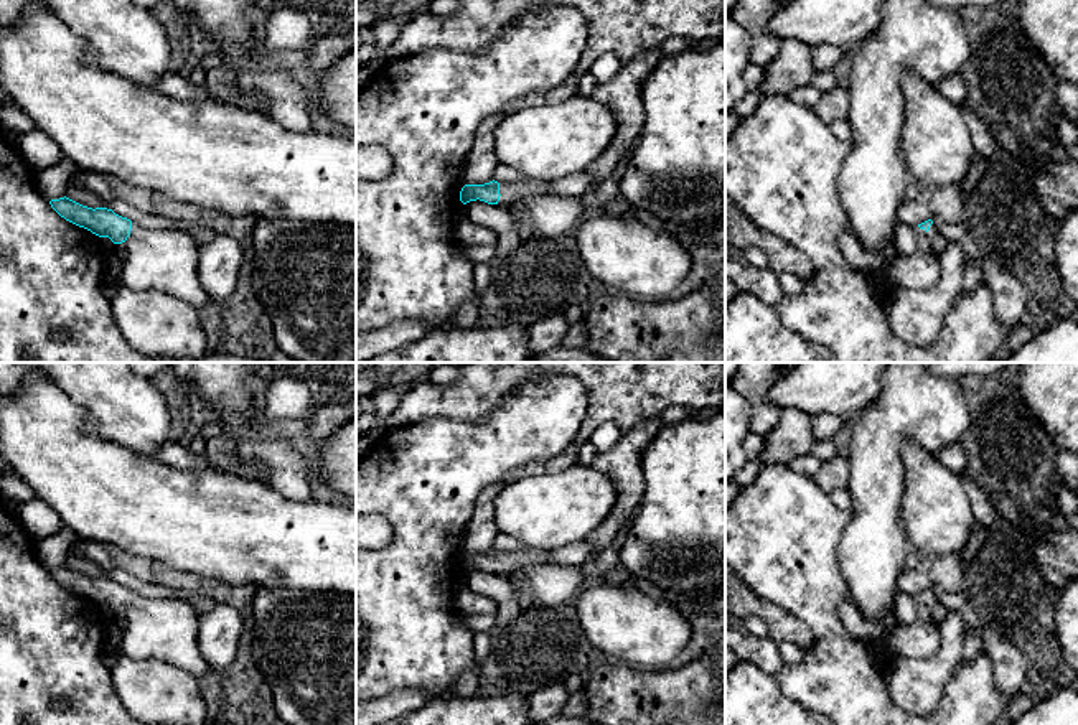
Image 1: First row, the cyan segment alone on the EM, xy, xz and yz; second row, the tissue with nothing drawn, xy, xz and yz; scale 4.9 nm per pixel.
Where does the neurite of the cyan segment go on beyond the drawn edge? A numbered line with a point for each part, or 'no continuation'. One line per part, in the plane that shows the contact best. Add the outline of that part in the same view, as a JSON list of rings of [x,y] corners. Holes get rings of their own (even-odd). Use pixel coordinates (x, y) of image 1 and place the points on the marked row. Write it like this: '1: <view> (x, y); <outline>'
1: xy (157, 259); [[[132,222],[130,236],[122,246],[127,255],[120,260],[119,280],[132,290],[157,290],[173,295],[198,311],[211,302],[198,278],[198,244],[180,229],[152,229]]]

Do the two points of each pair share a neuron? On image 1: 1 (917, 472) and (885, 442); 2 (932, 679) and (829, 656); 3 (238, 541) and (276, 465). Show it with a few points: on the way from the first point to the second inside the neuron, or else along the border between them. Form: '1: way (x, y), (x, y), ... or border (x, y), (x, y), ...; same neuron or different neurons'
1: border (912, 439), (900, 445), (902, 495); different neurons
2: border (889, 666), (887, 687), (890, 697), (900, 707); different neurons
3: border (267, 483), (282, 495), (304, 501); different neurons

